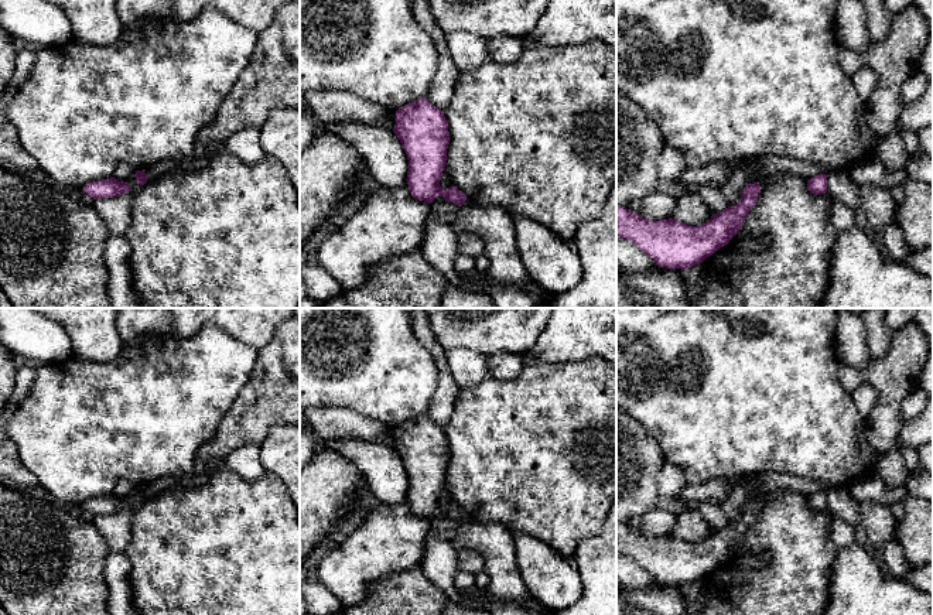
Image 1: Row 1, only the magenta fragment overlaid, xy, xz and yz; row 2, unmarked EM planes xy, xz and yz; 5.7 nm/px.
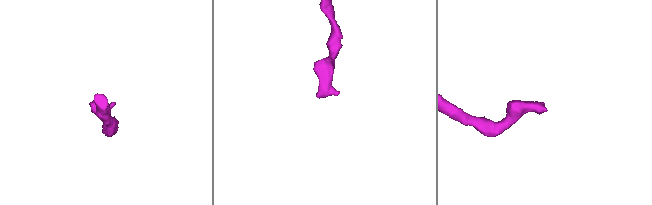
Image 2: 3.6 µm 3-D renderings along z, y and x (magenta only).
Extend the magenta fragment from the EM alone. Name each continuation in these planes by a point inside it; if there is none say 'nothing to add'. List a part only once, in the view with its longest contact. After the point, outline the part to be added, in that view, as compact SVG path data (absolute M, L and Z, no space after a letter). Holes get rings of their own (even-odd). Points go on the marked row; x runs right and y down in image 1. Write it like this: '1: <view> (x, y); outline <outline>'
1: xy (161, 167); outline M167 160L167 161L158 161L153 167L144 170L144 172L147 175L147 181L153 181L175 168L177 168L177 161Z

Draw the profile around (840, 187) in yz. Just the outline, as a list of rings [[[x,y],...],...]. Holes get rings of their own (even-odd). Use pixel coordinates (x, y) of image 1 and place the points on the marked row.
[[[844,170],[827,174],[827,194],[854,211],[859,208],[858,192],[858,185],[850,180]]]

